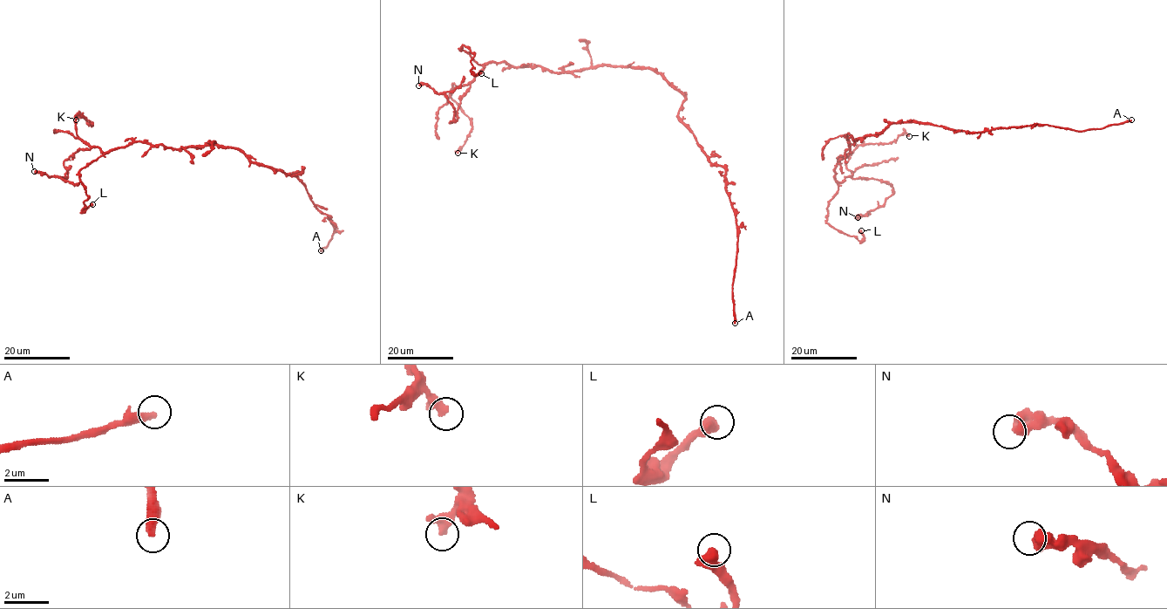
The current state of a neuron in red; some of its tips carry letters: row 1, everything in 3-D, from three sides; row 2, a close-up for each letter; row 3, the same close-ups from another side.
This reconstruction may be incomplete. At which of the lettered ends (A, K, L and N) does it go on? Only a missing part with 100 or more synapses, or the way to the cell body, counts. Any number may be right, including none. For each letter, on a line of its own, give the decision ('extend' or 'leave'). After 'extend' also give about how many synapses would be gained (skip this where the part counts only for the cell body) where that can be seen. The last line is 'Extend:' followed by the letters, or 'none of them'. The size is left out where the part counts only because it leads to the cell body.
A: extend; about 250 synapses
K: leave
L: leave
N: leave
Extend: A

